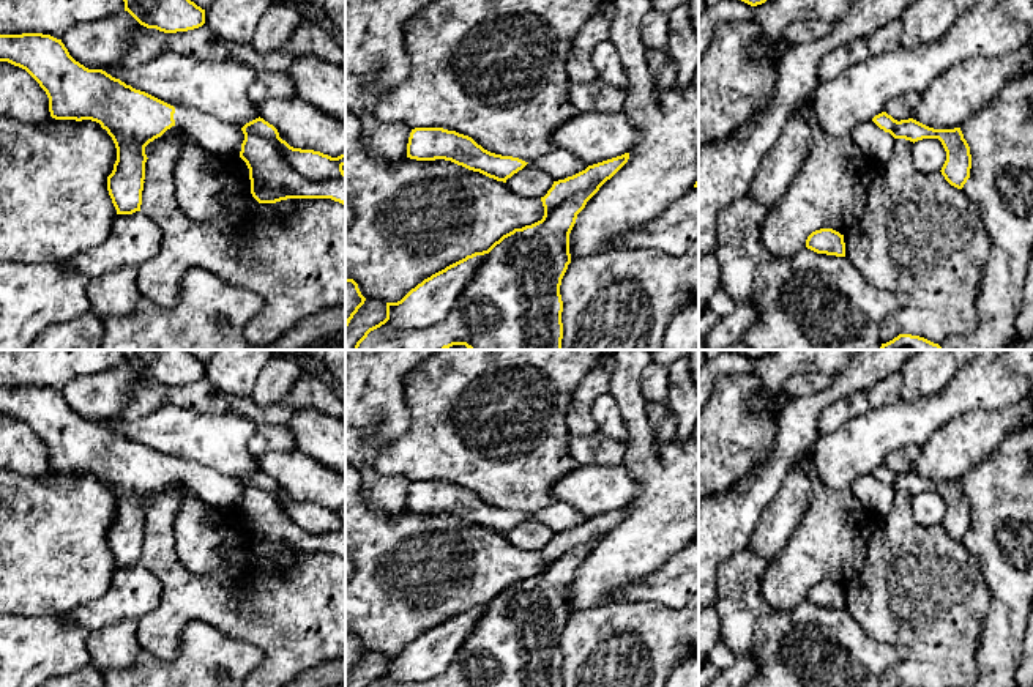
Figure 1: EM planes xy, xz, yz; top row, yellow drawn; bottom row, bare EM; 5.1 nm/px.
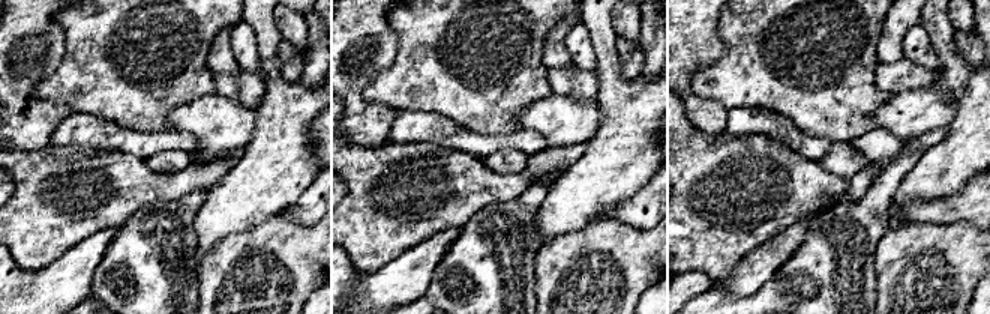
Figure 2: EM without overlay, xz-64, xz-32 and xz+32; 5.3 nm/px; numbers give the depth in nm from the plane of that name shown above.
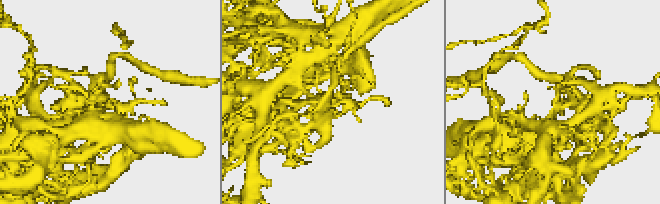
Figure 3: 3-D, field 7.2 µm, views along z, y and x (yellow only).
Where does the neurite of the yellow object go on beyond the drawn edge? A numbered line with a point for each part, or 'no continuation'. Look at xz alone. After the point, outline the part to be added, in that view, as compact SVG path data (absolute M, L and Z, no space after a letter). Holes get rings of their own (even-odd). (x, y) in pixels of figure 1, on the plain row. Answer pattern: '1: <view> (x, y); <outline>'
1: xz (560, 517); M555 501L549 507L531 514L530 518L550 528L554 534L572 529L588 520L571 504L560 501Z

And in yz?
1: yz (876, 497); M872 473L860 476L850 487L855 498L878 520L893 509L894 490L880 482Z

